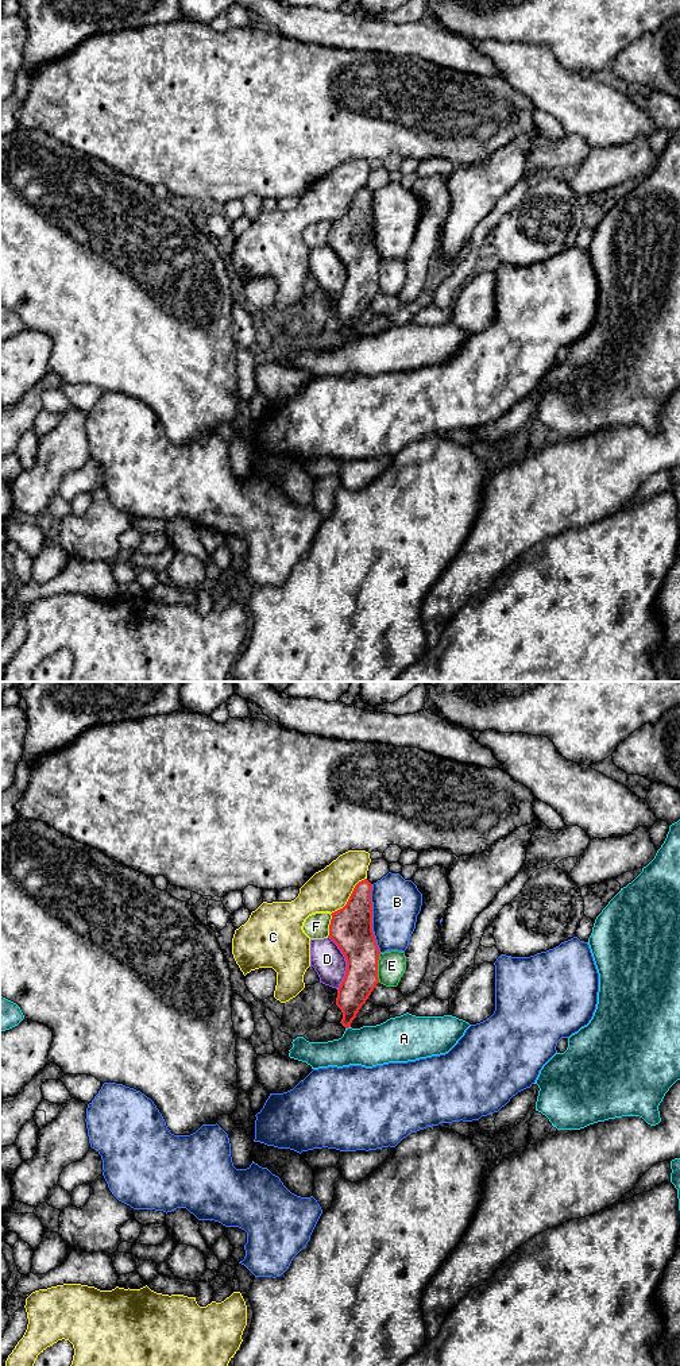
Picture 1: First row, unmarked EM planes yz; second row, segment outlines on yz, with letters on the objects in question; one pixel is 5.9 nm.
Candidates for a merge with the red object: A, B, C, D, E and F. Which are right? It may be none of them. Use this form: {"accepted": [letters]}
{"accepted": []}

